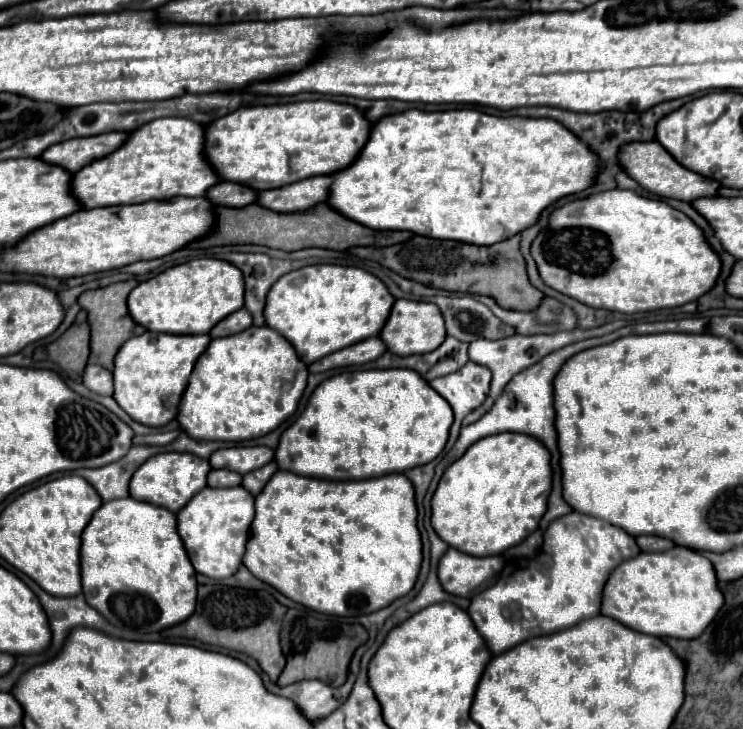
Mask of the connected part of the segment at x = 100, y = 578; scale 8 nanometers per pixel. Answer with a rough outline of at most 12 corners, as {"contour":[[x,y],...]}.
{"contour":[[104,502],[82,590],[112,626],[160,632],[196,608],[176,514]]}

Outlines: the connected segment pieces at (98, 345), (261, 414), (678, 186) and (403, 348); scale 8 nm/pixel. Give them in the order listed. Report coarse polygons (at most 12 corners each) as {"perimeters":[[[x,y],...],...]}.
{"perimeters":[[[136,280],[86,290],[88,364],[112,370],[118,348],[144,332],[126,298]],[[268,326],[216,338],[178,422],[252,440],[294,414],[308,370]],[[660,142],[624,144],[618,164],[642,188],[692,202],[720,184],[680,166]],[[396,300],[380,330],[388,352],[426,354],[446,338],[436,304]]]}

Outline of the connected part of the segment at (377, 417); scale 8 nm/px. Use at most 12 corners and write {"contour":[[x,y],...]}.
{"contour":[[406,368],[322,382],[280,470],[362,480],[432,462],[452,408]]}

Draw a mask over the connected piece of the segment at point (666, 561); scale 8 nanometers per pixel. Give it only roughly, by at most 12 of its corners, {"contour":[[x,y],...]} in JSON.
{"contour":[[642,552],[604,586],[602,614],[698,638],[724,606],[710,560]]}

